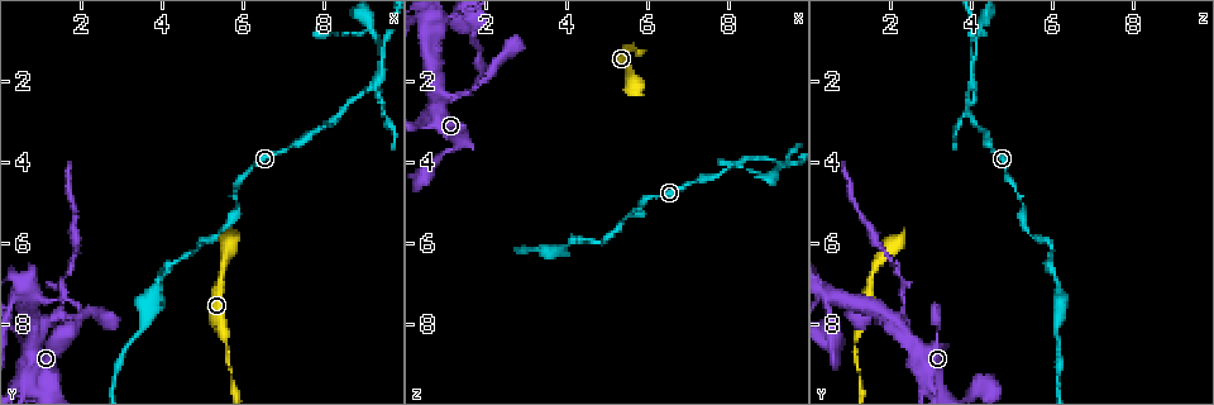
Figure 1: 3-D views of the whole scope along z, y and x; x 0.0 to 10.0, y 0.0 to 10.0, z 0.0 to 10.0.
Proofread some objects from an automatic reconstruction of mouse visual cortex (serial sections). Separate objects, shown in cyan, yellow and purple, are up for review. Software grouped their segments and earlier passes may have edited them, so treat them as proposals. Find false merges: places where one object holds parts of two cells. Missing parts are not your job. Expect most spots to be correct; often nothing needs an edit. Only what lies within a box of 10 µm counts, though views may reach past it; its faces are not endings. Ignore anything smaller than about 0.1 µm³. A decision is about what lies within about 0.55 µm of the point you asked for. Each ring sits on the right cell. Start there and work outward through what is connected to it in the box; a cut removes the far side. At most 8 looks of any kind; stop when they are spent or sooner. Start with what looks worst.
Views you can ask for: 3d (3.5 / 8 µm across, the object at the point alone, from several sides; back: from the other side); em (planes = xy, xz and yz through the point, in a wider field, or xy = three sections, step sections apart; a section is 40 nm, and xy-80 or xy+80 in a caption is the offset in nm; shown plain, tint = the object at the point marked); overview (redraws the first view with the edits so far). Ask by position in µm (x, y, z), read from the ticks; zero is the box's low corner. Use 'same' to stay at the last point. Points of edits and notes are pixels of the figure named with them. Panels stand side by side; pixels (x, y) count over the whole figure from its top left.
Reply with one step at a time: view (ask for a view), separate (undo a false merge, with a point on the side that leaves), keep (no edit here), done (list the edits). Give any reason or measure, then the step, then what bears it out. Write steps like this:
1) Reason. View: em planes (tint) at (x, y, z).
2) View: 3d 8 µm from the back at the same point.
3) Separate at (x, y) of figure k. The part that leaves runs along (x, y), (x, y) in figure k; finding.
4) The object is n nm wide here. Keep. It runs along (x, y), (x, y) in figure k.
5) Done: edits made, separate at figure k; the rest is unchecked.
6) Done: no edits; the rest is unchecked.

Narrows sharply. View: 3d 3.5 µm at (9.40, 1.15, 4.15).

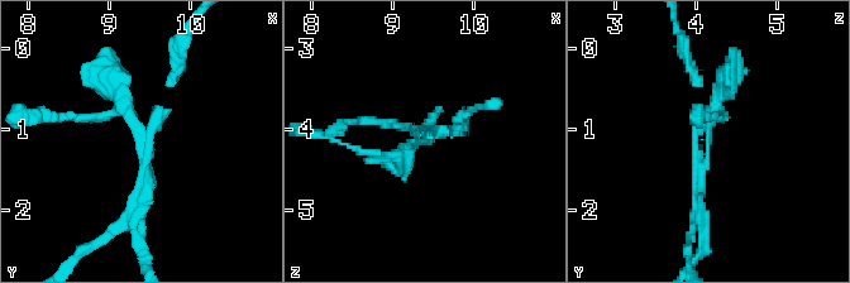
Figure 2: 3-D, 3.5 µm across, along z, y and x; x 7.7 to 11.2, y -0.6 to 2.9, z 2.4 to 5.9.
Shape alone is not enough. View: em planes (tint) at (9.35, 1.15, 4.15).

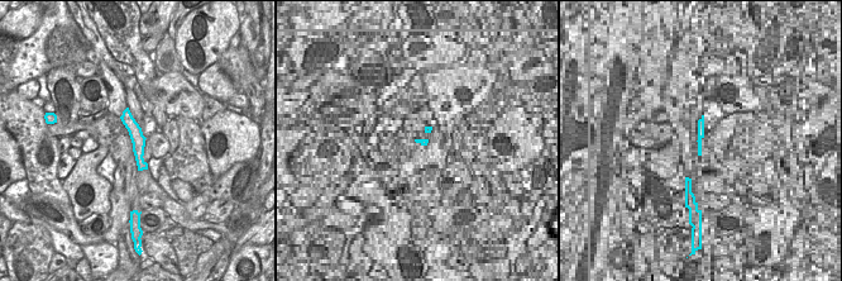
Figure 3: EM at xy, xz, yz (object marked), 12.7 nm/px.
The object is 180 nm wide here. Separate at (124, 96) of figure 2. A second cell is stuck on.

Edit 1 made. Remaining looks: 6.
Two arms at a narrow angle. View: 3d 8 µm at (0.95, 8.20, 2.35).

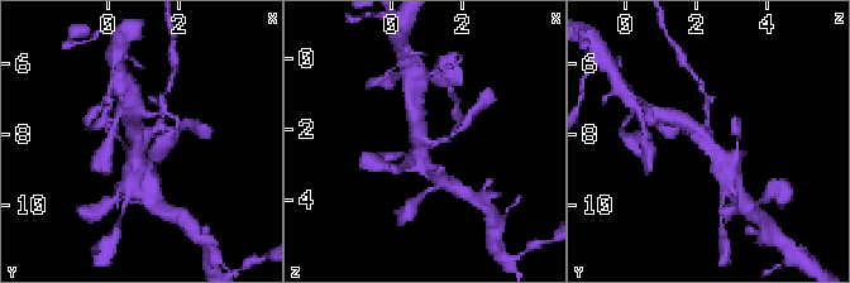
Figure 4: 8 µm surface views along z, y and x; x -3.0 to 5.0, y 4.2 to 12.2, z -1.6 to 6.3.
4 arms meet here; the arms are 150, 150, 300, 500 nm wide. View: em planes (tint) at the same point.

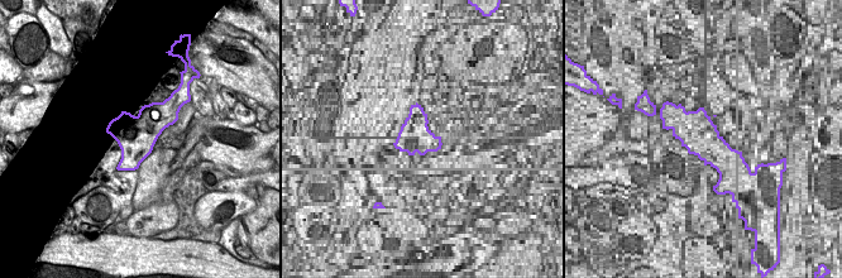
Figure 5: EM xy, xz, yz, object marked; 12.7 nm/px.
Separate at (459, 126) of figure 4. A border runs along (148, 105), (162, 110), (170, 124) in figure 5; two cells meet here.

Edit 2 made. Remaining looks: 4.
Redraw. View: overview.

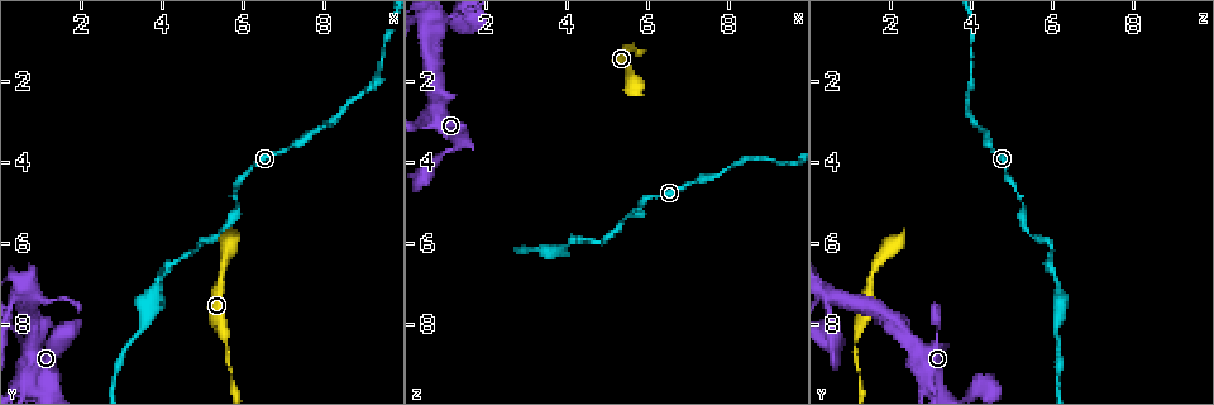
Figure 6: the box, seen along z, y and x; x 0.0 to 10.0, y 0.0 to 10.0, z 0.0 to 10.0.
Narrows sharply. View: 3d 8 µm at (5.60, 8.85, 1.15).

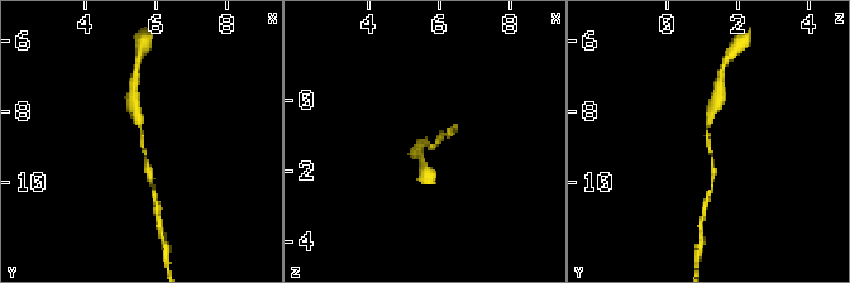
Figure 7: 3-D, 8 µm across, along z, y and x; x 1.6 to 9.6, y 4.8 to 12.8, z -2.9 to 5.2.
Zoom in. View: 3d 3.5 µm from the back at the same point.

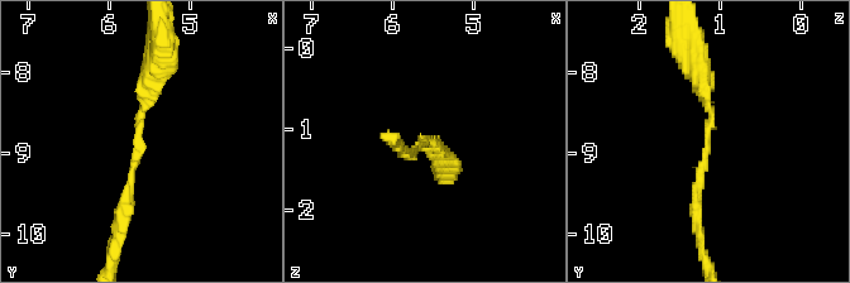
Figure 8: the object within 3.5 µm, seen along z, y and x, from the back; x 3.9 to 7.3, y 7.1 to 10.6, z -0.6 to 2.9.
View: em xy step 2 (tint) at (5.65, 8.85, 1.15).

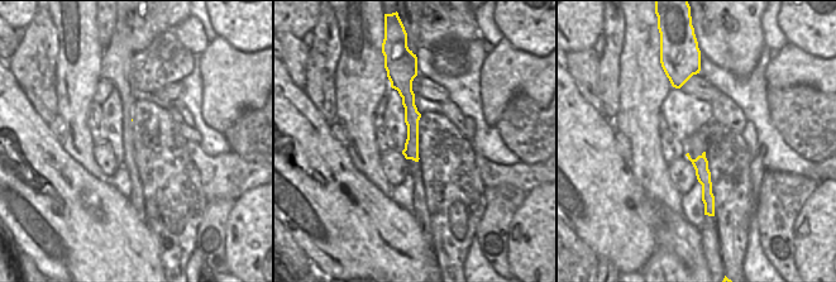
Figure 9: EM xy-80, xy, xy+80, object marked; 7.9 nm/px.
The arms are 150, 250 nm wide. Keep. Continuous, no second cell.

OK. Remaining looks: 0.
Done: edits made, separate at figure 2, separate at figure 4; the rest is unchecked.

